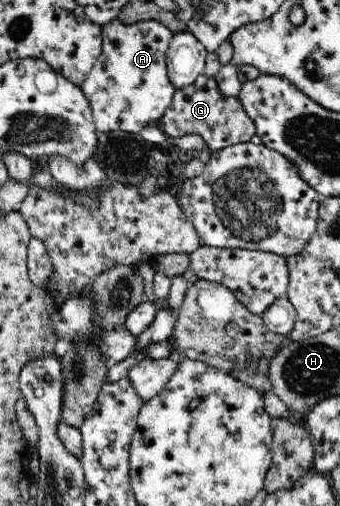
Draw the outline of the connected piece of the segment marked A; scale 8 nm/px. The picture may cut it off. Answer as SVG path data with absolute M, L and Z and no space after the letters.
M115 19L102 26L103 51L81 84L82 91L89 99L92 117L99 132L141 132L147 123L159 121L175 96L174 86L169 80L166 62L167 50L174 34L156 20L135 22L127 25Z

